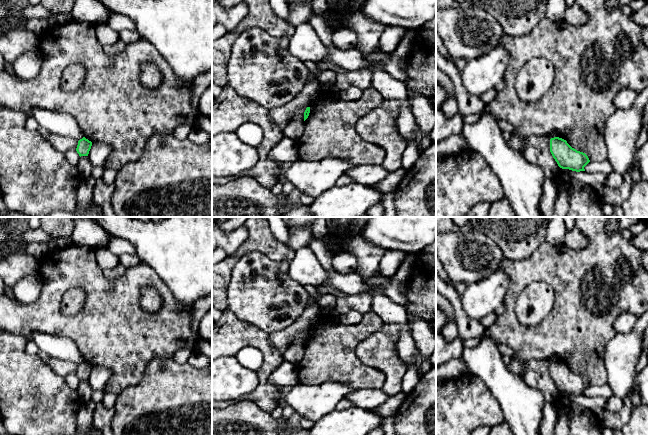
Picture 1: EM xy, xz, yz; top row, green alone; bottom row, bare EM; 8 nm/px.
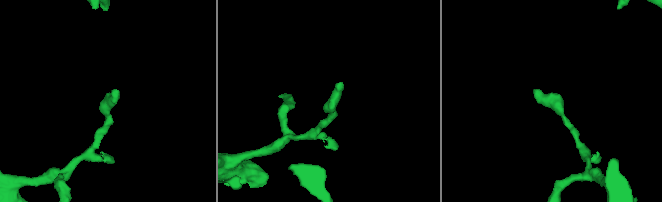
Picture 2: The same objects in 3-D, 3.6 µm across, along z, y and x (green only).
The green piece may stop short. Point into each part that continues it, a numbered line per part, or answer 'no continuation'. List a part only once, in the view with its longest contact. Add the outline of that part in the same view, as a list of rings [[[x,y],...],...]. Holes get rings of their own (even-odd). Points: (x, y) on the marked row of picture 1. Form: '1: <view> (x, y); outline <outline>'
no continuation

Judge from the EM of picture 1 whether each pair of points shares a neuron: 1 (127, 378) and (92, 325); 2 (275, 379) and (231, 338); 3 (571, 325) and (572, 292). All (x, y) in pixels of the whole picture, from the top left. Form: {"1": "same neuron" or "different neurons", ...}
{"1": "same neuron", "2": "different neurons", "3": "same neuron"}

